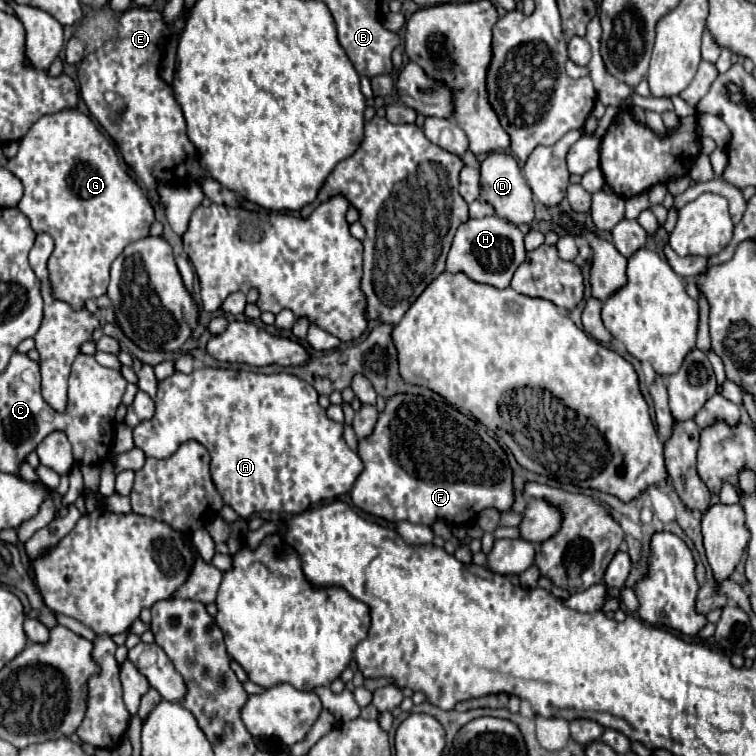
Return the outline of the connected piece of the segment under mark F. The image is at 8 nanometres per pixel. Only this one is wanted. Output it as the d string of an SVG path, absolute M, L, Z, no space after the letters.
M393 395L391 399L387 399L385 411L379 413L373 433L365 439L359 439L357 453L365 469L351 487L351 499L359 509L375 517L423 525L431 525L437 519L445 519L449 523L463 525L475 519L479 509L495 507L503 513L513 505L511 467L505 451L481 423L455 411L447 403L437 407L431 399L423 395Z

